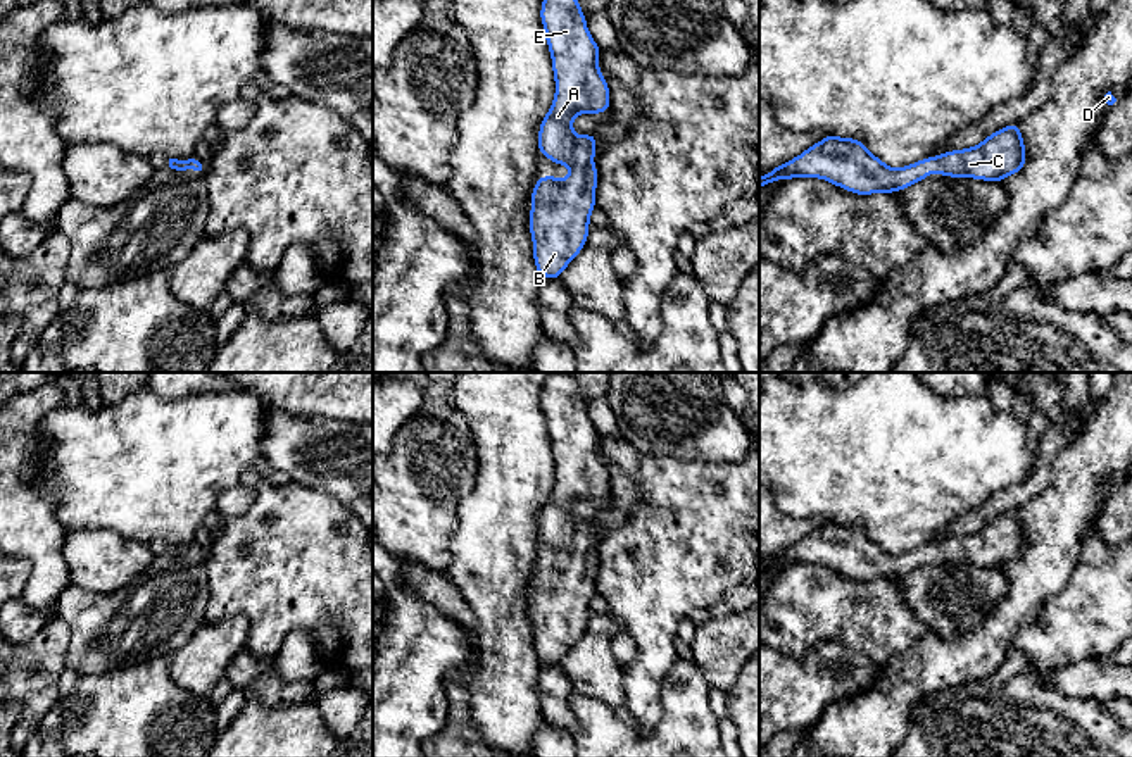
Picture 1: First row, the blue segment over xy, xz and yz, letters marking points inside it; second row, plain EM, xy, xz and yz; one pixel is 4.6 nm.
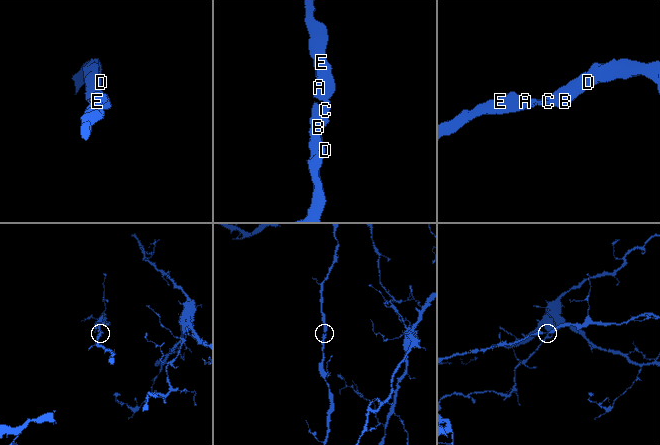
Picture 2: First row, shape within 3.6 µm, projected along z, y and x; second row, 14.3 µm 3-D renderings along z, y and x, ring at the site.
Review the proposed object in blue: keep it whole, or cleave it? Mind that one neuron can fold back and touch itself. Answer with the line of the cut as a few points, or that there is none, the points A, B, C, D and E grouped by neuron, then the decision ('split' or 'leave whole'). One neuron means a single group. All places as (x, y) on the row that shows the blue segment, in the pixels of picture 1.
no cut | A B C D E | leave whole

